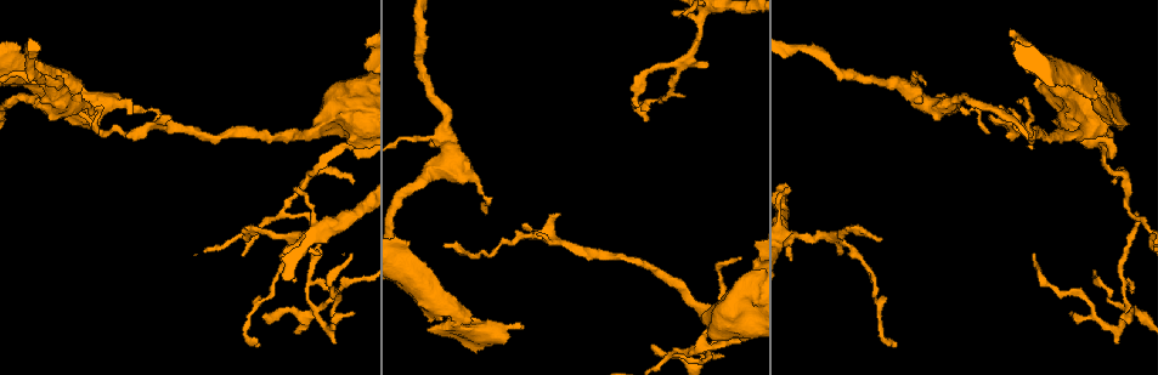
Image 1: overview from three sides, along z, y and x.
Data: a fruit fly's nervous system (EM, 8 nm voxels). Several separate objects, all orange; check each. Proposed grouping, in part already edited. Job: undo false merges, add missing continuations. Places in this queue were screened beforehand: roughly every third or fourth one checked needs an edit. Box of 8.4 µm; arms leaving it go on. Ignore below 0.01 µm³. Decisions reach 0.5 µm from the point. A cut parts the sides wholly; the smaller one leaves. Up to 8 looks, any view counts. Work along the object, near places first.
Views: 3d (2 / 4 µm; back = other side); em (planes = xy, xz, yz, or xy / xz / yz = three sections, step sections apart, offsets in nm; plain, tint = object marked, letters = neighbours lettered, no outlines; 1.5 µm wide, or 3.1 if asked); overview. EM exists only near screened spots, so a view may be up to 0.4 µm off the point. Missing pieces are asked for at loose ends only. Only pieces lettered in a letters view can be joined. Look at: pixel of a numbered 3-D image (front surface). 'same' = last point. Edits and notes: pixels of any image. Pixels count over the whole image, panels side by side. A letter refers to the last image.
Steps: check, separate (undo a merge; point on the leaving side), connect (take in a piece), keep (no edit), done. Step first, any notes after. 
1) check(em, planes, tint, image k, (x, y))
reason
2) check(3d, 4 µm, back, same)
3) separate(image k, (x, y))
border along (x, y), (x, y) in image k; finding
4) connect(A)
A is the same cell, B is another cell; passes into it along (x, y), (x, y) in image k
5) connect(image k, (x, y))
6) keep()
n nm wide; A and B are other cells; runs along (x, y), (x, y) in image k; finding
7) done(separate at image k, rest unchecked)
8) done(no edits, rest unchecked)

check(em, xy, step 4, letters, image 1, (701, 355))
abrupt turn

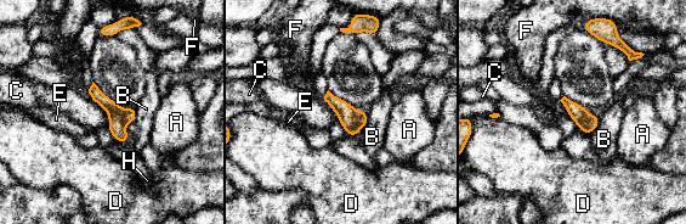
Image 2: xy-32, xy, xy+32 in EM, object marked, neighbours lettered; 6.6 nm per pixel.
separate(image 2, (362, 118))
120 nm wide; B touches over 190 nm; A, B, C, D, E, F and H are other cells; a second cell is stuck on

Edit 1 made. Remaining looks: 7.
check(em, yz, step 8, letters, image 1, (1125, 204))
two arms in line, one across

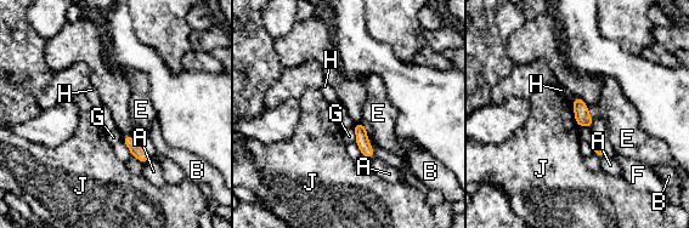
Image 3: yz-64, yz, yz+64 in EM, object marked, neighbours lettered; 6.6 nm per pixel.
check(em, planes, letters, same)
cut it another way

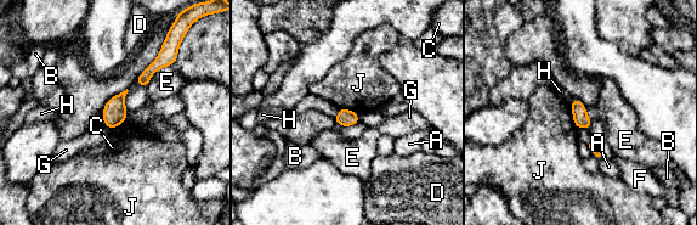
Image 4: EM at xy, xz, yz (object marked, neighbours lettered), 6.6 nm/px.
keep()
A, B, C, D, E, F, G, H and J are other cells; border along (570, 106), (572, 122), (577, 128) in image 4; one cell here

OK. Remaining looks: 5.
check(em, xz, step 4, tint, image 1, (437, 298))
thick turns thin

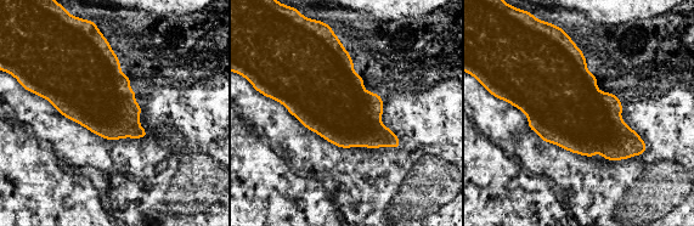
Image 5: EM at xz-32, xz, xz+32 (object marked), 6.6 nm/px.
check(em, planes, tint, same)

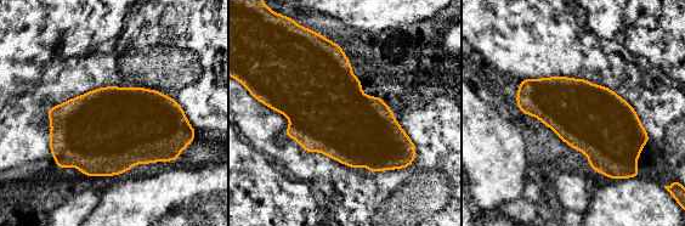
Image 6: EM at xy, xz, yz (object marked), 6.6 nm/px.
check(em, planes, letters, same)

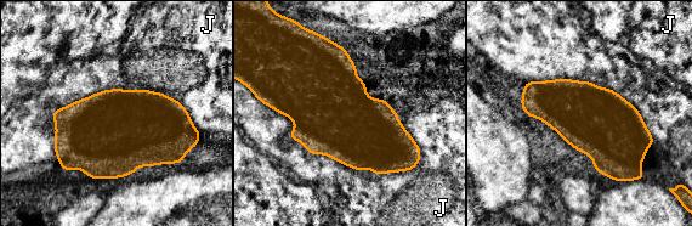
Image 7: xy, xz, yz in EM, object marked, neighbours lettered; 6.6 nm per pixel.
keep()
J is another cell; border along (51, 112), (149, 89), (197, 129) in image 7; one cell here

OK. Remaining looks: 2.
done(separate at image 2, rest unchecked)

